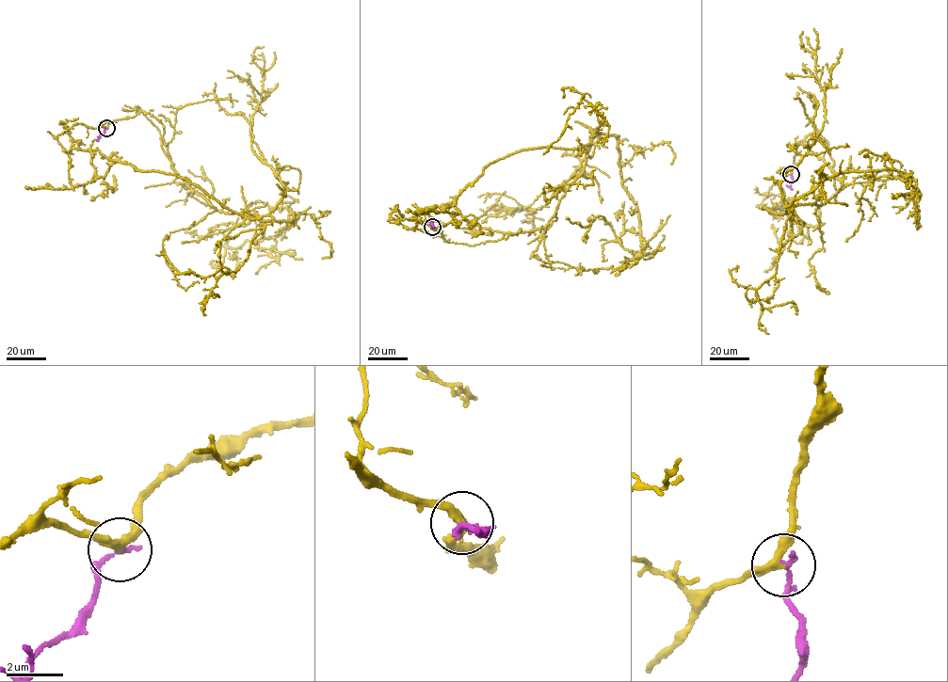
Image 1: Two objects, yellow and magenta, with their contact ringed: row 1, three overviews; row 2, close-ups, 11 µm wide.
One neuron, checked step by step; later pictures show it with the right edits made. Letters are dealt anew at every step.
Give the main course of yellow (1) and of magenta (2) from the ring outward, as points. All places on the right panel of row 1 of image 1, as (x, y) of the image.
1: (791, 174), (797, 141), (844, 185), (823, 204), (787, 206), (839, 173), (911, 176), (870, 182), (846, 241)
2: (791, 174), (793, 189)

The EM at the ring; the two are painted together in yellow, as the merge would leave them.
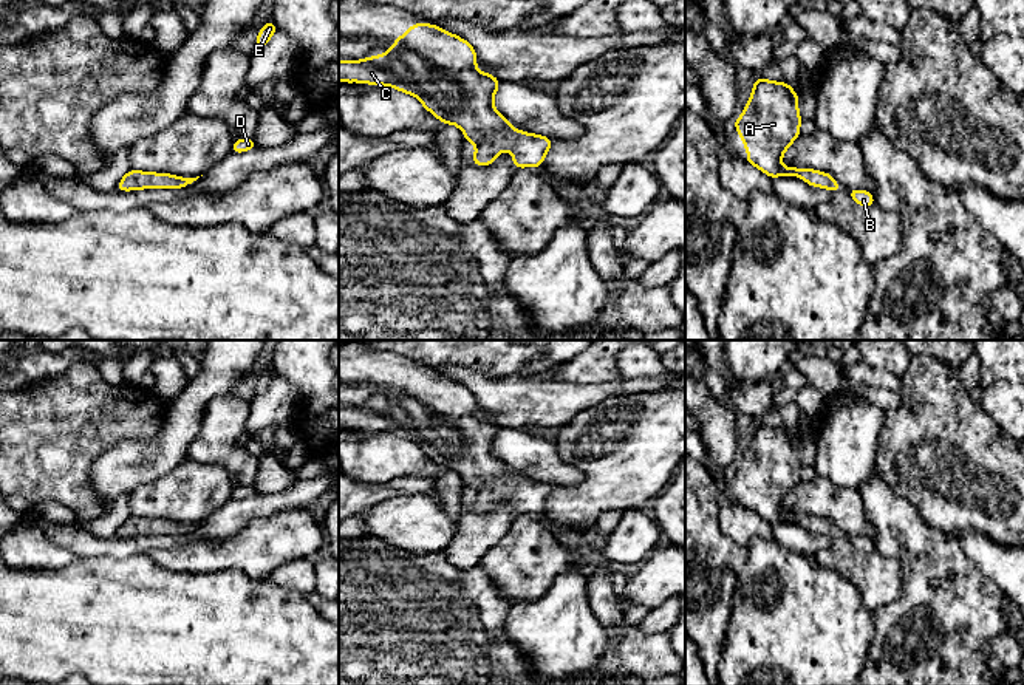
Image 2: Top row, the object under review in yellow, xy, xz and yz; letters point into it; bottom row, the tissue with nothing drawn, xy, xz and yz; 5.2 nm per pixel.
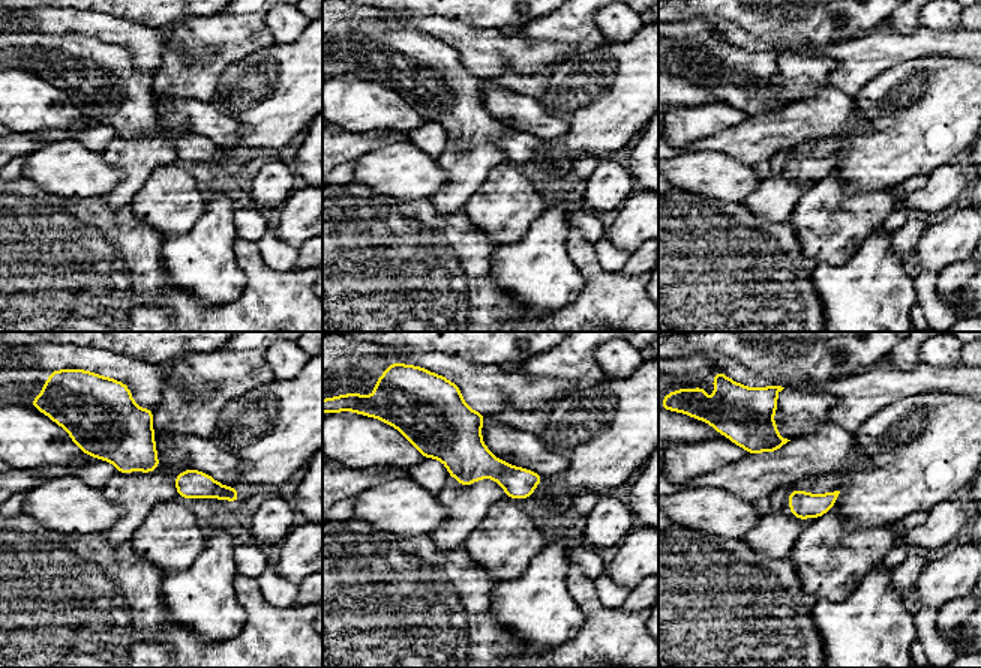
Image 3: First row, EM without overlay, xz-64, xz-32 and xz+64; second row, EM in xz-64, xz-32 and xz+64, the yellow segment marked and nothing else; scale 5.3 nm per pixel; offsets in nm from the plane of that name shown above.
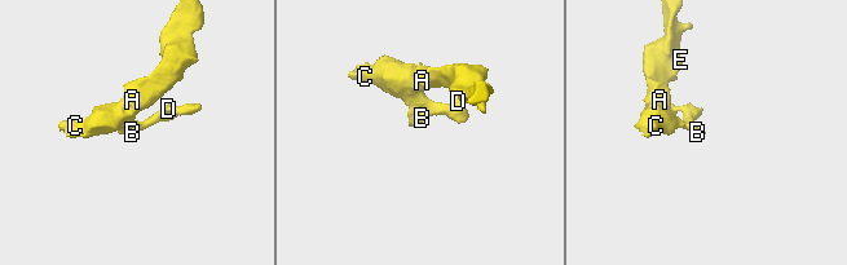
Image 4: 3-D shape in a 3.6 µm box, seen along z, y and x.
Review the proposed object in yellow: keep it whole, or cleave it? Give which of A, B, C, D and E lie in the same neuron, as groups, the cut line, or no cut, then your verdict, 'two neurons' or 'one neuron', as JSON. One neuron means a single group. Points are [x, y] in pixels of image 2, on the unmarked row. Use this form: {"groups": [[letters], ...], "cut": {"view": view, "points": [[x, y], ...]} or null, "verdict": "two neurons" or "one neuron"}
{"groups": [["A", "B", "C", "D", "E"]], "cut": null, "verdict": "one neuron"}

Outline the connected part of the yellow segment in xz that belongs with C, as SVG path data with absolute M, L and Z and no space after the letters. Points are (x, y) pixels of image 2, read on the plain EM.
M418 368L408 373L404 382L398 382L393 393L382 402L339 407L339 427L385 431L413 441L442 470L459 473L466 487L476 492L472 504L475 512L490 512L501 498L510 496L515 516L541 513L552 486L517 476L493 455L493 444L501 427L476 416L476 407L478 402L467 387L436 371Z

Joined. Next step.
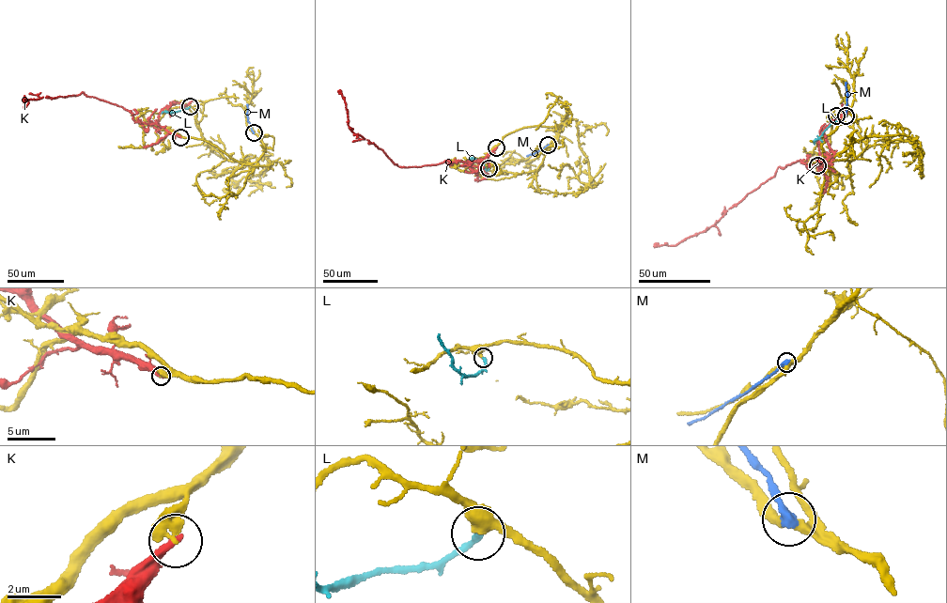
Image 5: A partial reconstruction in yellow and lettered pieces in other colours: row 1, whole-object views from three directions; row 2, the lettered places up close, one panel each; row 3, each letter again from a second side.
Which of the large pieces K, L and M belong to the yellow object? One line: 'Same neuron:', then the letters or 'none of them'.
Same neuron: L

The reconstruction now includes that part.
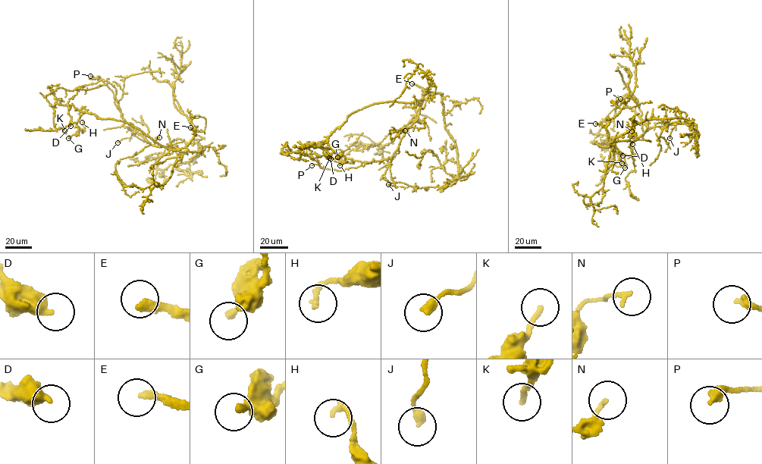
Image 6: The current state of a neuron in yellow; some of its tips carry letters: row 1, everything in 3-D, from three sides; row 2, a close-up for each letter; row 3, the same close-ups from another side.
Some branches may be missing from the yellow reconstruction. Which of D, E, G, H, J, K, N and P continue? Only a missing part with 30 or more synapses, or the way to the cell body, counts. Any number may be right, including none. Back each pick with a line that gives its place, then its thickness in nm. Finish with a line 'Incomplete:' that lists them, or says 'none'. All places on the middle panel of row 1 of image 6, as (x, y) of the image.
E: (412, 83) | 280 nm
Incomplete: E

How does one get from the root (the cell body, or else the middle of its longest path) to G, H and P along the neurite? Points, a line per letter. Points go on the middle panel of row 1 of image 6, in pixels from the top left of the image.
G: (421, 99), (409, 103), (376, 103), (353, 112), (328, 137), (327, 143), (340, 155), (337, 157)
H: (421, 99), (409, 103), (376, 103), (352, 113), (328, 137), (327, 143), (332, 149), (346, 161), (340, 165)
P: (421, 99), (418, 117), (390, 158), (362, 162), (357, 167), (341, 170), (312, 165)

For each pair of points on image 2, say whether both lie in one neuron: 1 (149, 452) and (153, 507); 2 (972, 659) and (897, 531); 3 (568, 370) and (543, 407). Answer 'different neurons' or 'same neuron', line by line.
1: different neurons
2: same neuron
3: different neurons

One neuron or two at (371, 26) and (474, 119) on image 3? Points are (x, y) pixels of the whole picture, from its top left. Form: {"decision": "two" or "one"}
{"decision": "one"}

